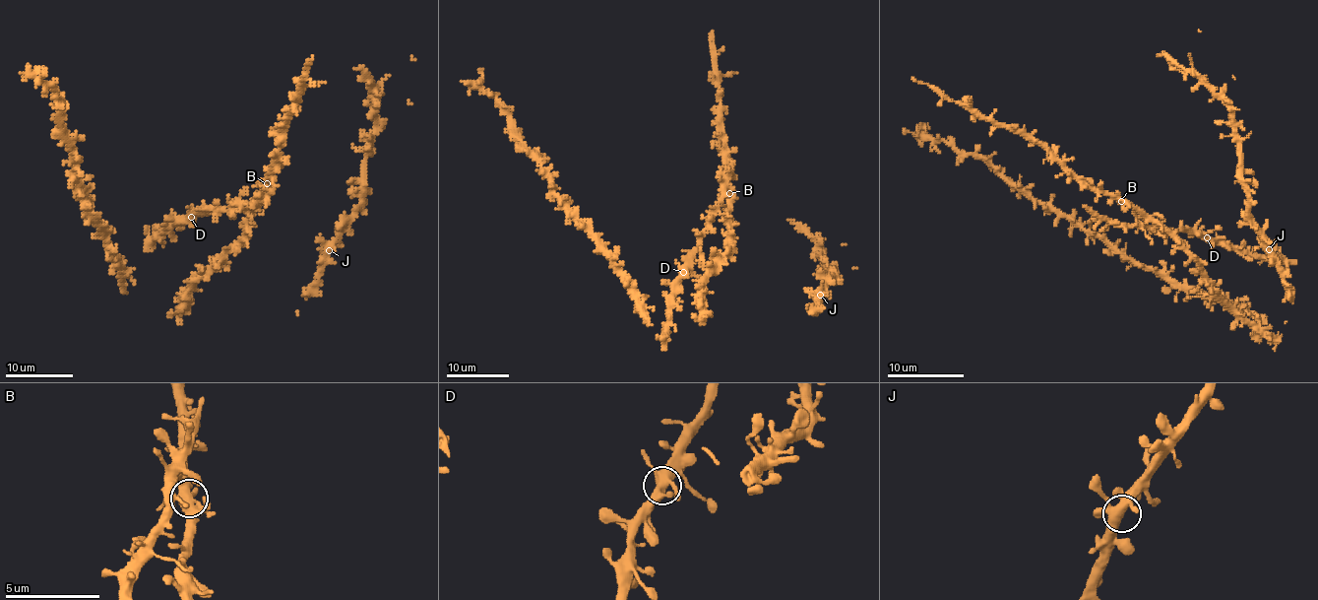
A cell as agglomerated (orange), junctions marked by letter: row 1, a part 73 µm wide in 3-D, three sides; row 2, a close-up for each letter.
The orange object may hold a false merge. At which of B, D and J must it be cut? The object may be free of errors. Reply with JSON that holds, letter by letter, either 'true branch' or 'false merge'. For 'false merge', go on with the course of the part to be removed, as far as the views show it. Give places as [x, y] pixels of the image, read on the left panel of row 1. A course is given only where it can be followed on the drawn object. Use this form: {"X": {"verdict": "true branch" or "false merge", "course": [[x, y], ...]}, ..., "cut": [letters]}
{"B": {"verdict": "true branch"}, "D": {"verdict": "true branch"}, "J": {"verdict": "true branch"}, "cut": []}

